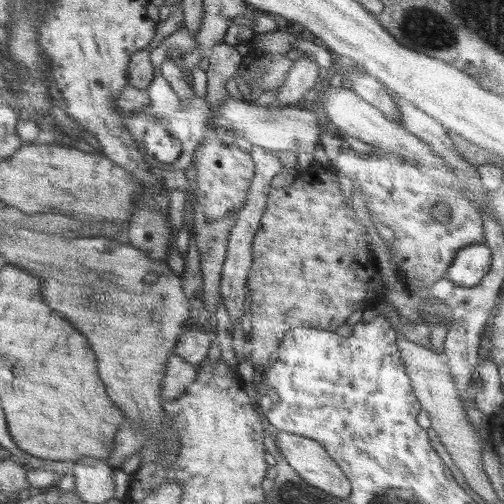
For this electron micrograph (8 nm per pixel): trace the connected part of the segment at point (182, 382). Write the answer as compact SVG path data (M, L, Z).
M170 355L162 376L161 398L164 401L176 400L186 392L186 387L194 382L196 375L196 365L186 362L182 357Z

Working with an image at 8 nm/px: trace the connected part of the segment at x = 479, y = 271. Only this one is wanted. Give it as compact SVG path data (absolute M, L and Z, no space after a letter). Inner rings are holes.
M470 244L456 252L444 278L462 287L476 286L492 266L492 252L488 245Z

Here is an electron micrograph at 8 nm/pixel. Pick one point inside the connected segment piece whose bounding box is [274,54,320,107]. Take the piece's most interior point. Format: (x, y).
(303, 76)

